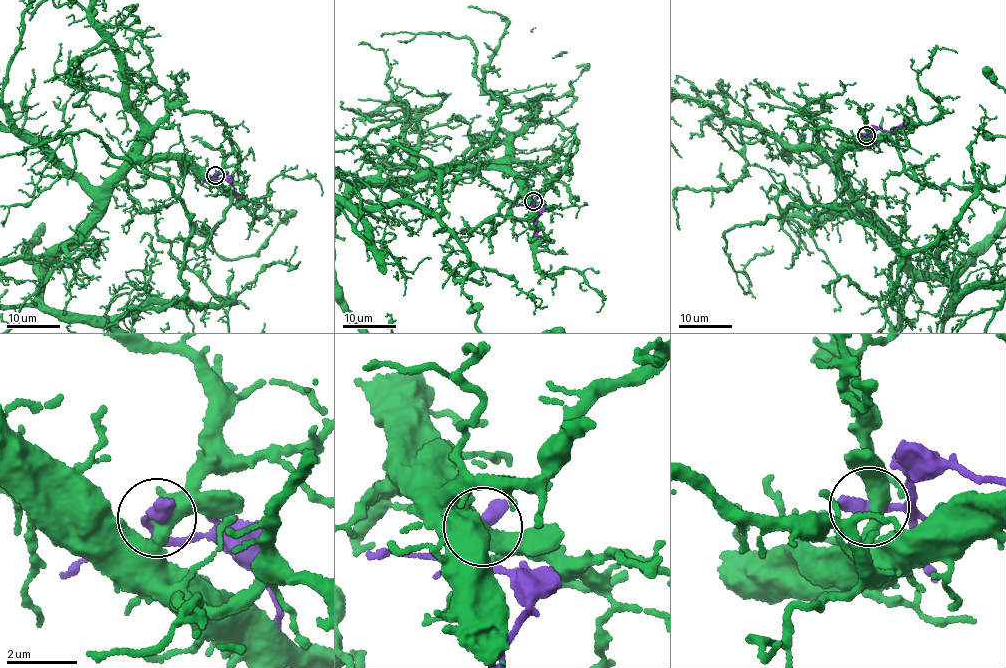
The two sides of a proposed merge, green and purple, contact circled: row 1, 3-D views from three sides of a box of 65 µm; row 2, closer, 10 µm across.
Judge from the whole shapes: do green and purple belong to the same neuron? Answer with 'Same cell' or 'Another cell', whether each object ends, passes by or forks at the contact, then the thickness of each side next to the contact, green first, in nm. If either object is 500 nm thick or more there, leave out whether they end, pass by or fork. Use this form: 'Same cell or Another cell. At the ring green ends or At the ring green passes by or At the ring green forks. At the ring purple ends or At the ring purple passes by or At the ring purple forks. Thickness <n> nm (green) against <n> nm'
Another cell. At the ring green forks. At the ring purple ends. Thickness 360 nm (green) against 420 nm

